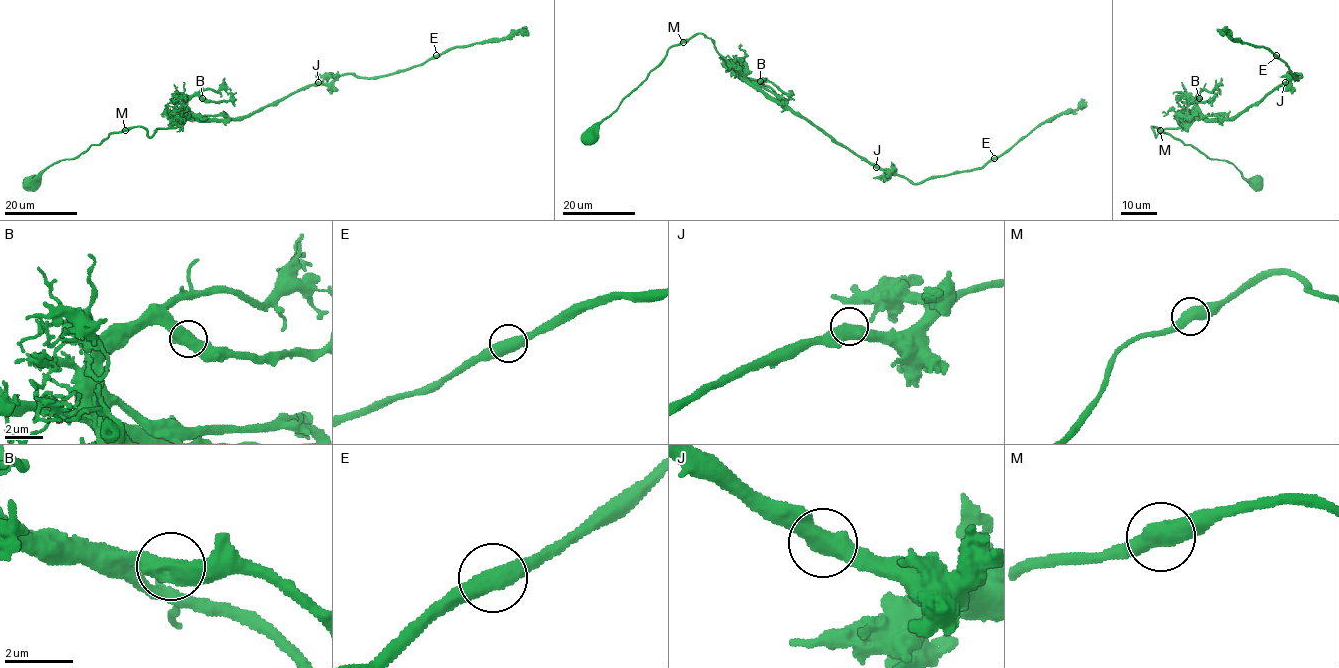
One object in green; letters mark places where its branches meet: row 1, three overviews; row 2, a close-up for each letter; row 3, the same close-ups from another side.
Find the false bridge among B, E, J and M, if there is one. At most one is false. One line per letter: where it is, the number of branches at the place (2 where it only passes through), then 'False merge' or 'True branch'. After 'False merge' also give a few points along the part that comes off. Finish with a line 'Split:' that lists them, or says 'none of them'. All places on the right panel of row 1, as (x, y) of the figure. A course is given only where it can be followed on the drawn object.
B: Place: (1199, 98). Branches: 2. True branch
E: Place: (1276, 55). Branches: 2. True branch
J: Place: (1285, 82). Branches: 2. True branch
M: Place: (1160, 130). Branches: 2. True branch
Split: none of them

